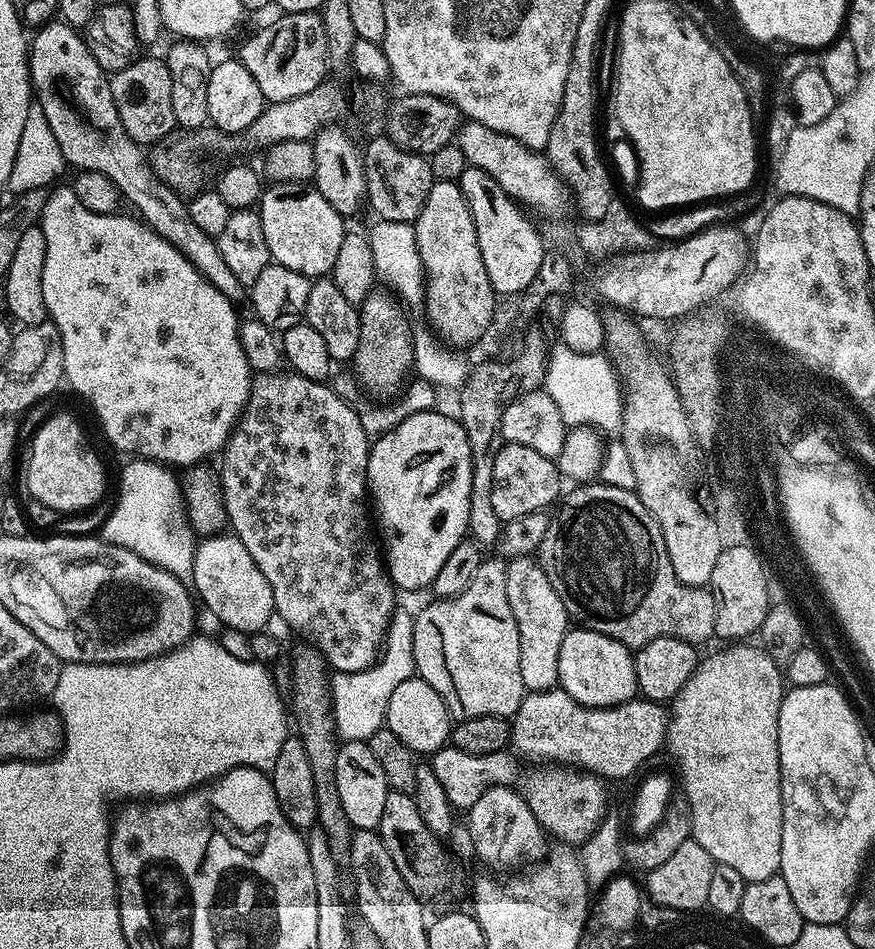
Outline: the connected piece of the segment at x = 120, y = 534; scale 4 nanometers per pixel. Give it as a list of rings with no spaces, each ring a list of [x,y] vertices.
[[[143,458],[129,461],[120,472],[121,496],[104,524],[102,539],[107,544],[128,548],[138,554],[138,558],[166,570],[184,583],[191,583],[198,540],[188,523],[177,477],[175,480],[168,473],[171,471],[157,461]]]

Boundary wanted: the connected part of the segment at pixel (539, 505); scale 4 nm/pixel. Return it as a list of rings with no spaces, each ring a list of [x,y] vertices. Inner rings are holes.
[[[504,442],[494,458],[494,490],[490,490],[490,499],[500,521],[507,522],[522,518],[522,514],[551,509],[561,495],[560,483],[562,477],[556,460],[538,454],[538,450],[530,450],[530,446]]]

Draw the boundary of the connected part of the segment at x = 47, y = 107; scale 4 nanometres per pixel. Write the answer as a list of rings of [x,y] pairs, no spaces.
[[[48,22],[43,27],[37,27],[34,34],[36,37],[31,37],[28,54],[28,71],[32,77],[34,100],[39,104],[42,114],[46,114],[50,130],[54,130],[54,138],[58,141],[58,147],[62,149],[65,165],[72,167],[73,164],[80,172],[106,174],[106,178],[114,182],[121,197],[125,201],[129,200],[137,208],[135,211],[139,219],[149,228],[153,228],[166,242],[170,242],[170,246],[182,253],[228,300],[239,302],[243,296],[245,299],[246,286],[238,282],[230,266],[226,266],[215,239],[195,224],[194,218],[190,218],[190,210],[181,193],[175,192],[158,178],[145,149],[134,143],[130,134],[126,134],[126,126],[122,126],[122,118],[118,118],[118,106],[114,106],[114,94],[110,94],[109,73],[104,72],[102,66],[98,66],[94,54],[88,49],[87,39],[77,29],[63,22]]]

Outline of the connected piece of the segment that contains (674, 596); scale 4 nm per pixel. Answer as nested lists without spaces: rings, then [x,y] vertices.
[[[584,482],[573,488],[576,489],[568,497],[563,497],[564,505],[562,500],[555,509],[556,516],[554,512],[549,519],[546,536],[538,549],[538,563],[546,578],[550,578],[550,586],[554,586],[558,598],[562,598],[569,617],[579,627],[606,634],[630,650],[663,636],[673,636],[697,646],[703,645],[703,640],[713,639],[716,603],[711,591],[704,586],[695,588],[684,584],[678,574],[674,574],[662,530],[635,491],[616,489],[607,482]]]

